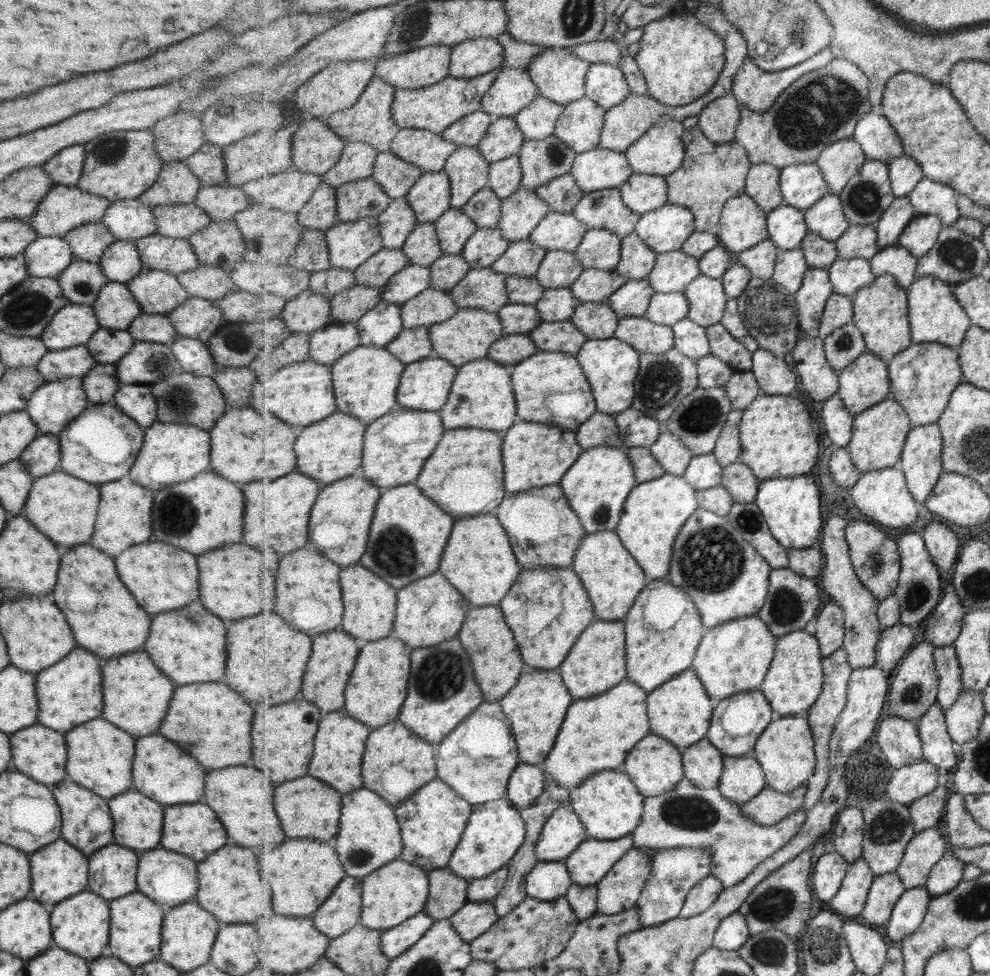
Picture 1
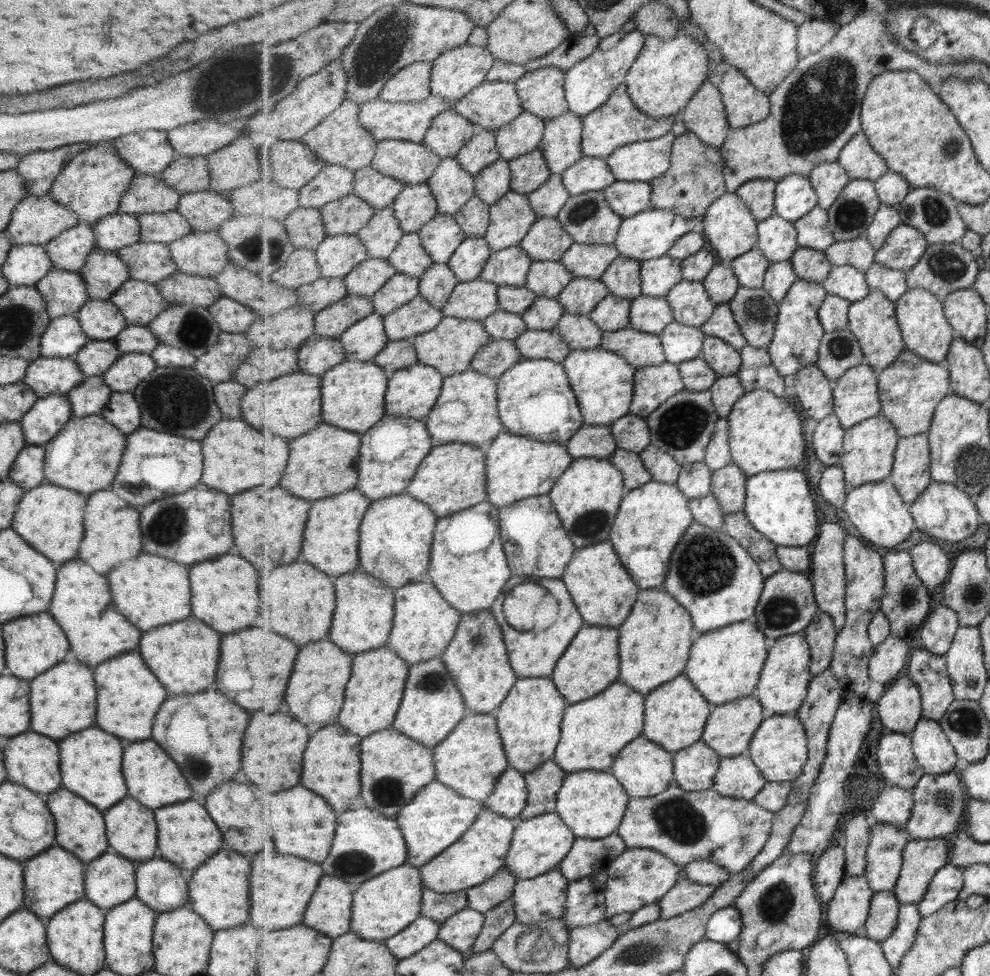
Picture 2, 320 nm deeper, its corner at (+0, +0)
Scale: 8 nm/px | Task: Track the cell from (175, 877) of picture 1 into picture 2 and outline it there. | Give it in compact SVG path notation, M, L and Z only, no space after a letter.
M146 860L134 872L134 897L157 914L186 906L187 886L181 872L166 860Z

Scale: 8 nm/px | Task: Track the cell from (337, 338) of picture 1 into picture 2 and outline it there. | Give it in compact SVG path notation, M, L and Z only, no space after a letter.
M310 336L298 349L299 371L324 375L346 360L346 351L339 337Z

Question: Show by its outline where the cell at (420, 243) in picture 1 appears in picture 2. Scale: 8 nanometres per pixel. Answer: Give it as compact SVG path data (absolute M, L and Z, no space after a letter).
M407 232L388 261L399 273L409 274L415 278L421 278L422 274L435 263L423 246L422 235Z

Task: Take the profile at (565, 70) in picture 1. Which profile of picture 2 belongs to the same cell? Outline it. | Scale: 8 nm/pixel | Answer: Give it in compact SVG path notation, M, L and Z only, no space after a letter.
M558 67L527 72L516 86L524 111L549 120L570 112L566 99L567 74Z

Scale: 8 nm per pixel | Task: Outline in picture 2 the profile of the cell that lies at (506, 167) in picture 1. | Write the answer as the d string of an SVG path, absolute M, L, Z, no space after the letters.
M502 156L497 162L490 164L485 170L476 175L475 191L483 202L496 203L512 191L512 170L510 161Z

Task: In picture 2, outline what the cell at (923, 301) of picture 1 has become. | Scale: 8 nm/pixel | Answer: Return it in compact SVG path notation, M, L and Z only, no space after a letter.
M910 288L896 302L896 309L906 349L926 358L929 362L944 363L957 334L946 317L944 303L938 295L926 288Z

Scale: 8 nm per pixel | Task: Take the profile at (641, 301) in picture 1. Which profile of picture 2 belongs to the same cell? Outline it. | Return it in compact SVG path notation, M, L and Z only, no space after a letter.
M609 293L597 306L590 317L603 328L603 331L624 330L630 326L631 298L623 298Z

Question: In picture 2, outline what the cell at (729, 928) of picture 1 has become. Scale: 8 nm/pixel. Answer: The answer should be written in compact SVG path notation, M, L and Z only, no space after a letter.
M730 906L714 912L708 922L706 937L715 942L728 943L738 940L742 930L740 910L736 906Z

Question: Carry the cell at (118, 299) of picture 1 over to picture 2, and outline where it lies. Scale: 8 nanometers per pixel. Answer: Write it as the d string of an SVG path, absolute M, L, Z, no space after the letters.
M88 299L76 312L75 319L87 340L113 340L126 328L119 309L109 299Z

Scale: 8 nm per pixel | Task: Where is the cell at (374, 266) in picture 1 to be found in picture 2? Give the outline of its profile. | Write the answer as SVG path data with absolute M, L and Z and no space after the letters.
M370 257L356 266L344 282L349 295L359 295L373 299L375 293L381 290L398 273L398 270L388 261Z

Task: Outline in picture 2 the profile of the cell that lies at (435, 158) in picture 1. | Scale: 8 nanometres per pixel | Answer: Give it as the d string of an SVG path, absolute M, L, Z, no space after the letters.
M382 140L378 141L377 154L372 162L375 170L386 174L393 179L398 179L406 185L417 185L428 182L435 169L443 160L442 155L431 150L424 143L403 141L403 140Z

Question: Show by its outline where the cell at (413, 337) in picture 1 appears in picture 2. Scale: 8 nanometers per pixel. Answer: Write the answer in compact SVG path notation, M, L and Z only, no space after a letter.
M409 338L402 341L390 340L386 348L373 361L389 374L393 374L395 371L417 364L419 362L418 351L414 341Z

